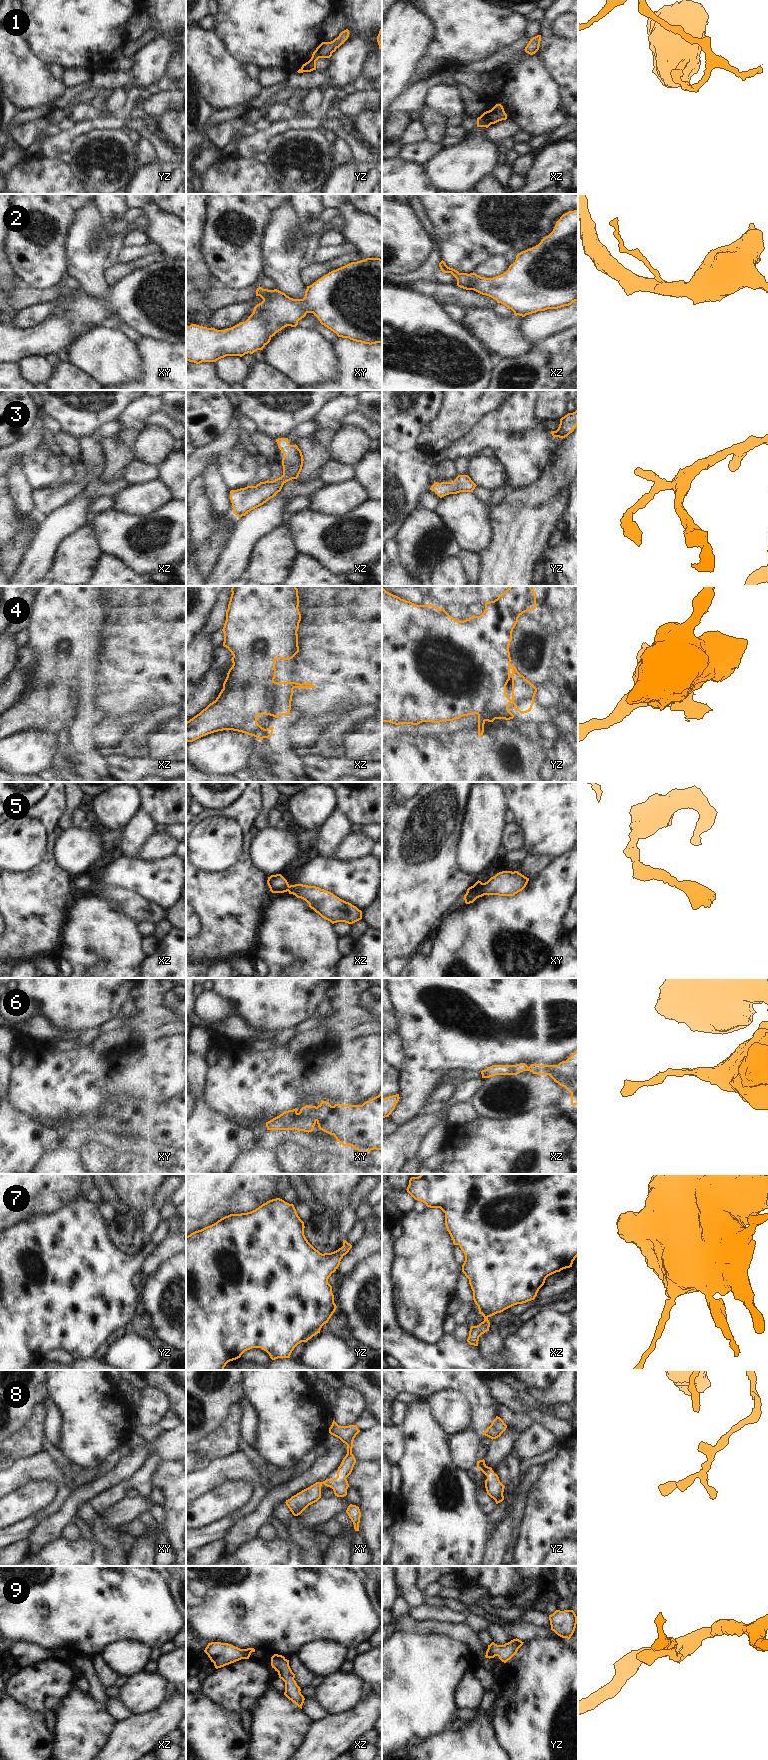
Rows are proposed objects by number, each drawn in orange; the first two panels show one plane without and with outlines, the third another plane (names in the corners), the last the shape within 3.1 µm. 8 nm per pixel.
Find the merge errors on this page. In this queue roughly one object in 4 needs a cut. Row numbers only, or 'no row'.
1, 4

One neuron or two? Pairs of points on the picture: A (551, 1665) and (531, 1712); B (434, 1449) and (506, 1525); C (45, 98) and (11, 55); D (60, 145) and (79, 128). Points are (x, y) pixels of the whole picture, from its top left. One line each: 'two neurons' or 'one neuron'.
A: one neuron
B: two neurons
C: one neuron
D: one neuron

